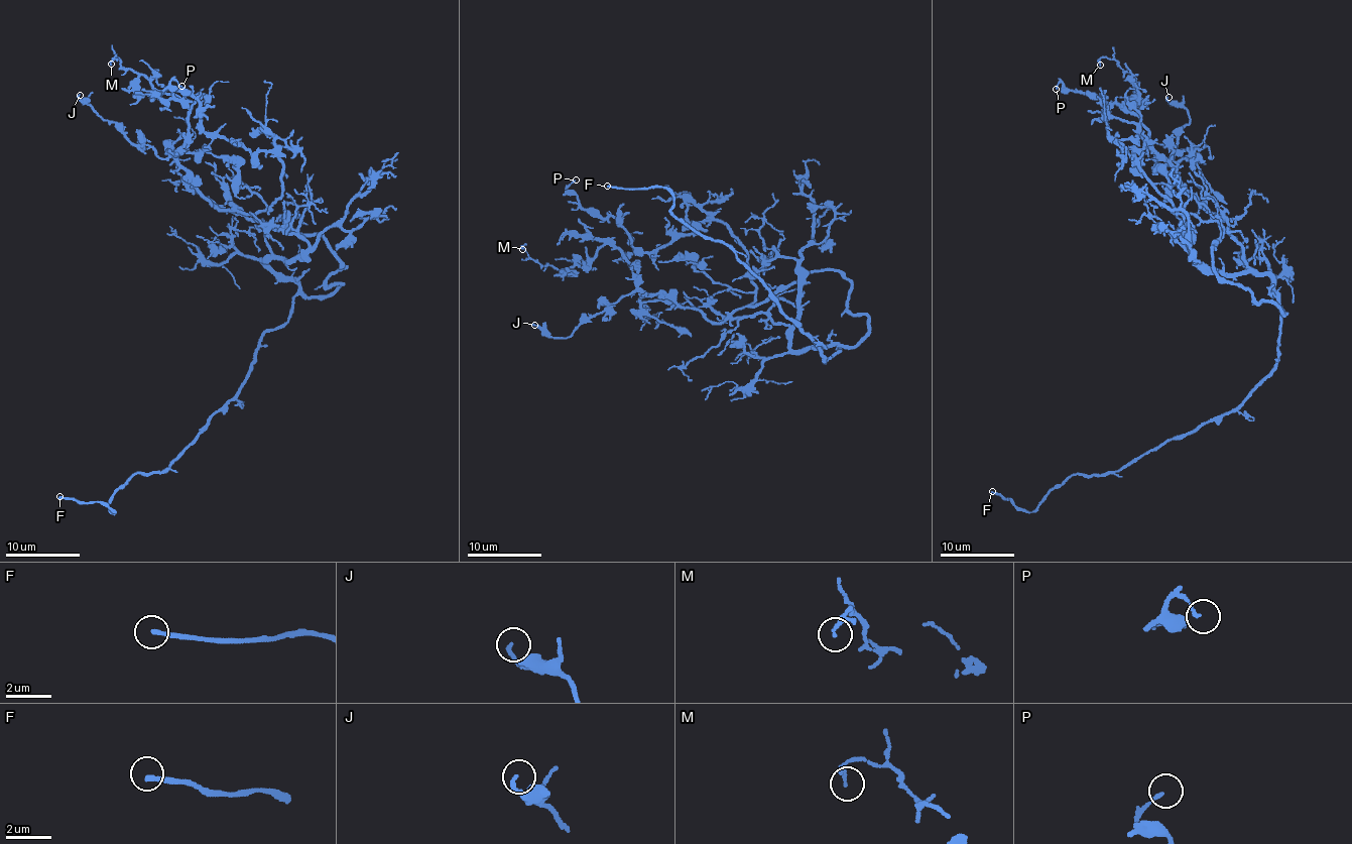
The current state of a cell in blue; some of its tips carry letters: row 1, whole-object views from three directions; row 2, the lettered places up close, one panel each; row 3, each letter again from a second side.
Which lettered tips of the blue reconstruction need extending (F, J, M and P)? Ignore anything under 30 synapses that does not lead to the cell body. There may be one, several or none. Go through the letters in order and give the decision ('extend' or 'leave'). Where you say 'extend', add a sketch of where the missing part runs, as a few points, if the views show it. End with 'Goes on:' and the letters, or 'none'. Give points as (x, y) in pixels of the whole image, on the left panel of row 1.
F: extend
J: leave
M: leave
P: leave
Goes on: F

